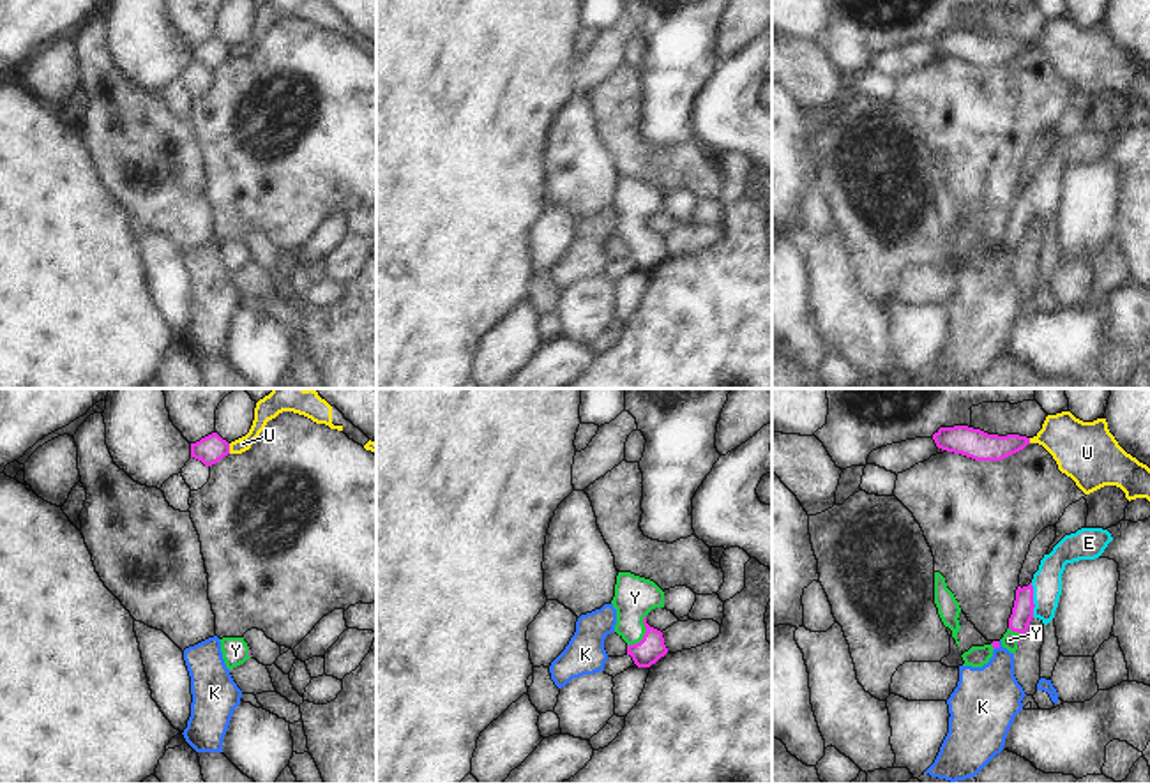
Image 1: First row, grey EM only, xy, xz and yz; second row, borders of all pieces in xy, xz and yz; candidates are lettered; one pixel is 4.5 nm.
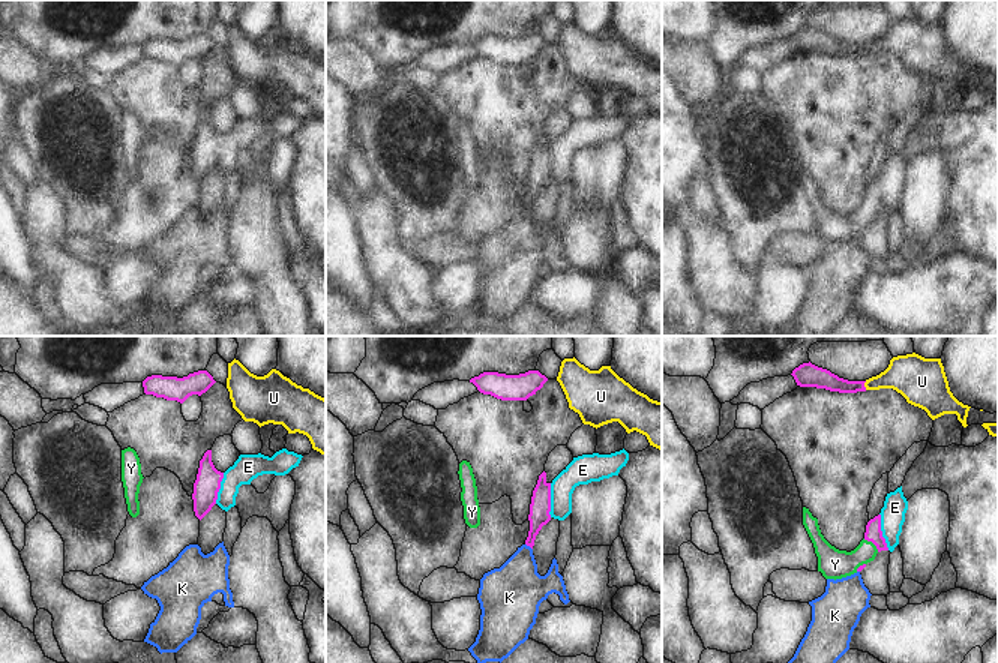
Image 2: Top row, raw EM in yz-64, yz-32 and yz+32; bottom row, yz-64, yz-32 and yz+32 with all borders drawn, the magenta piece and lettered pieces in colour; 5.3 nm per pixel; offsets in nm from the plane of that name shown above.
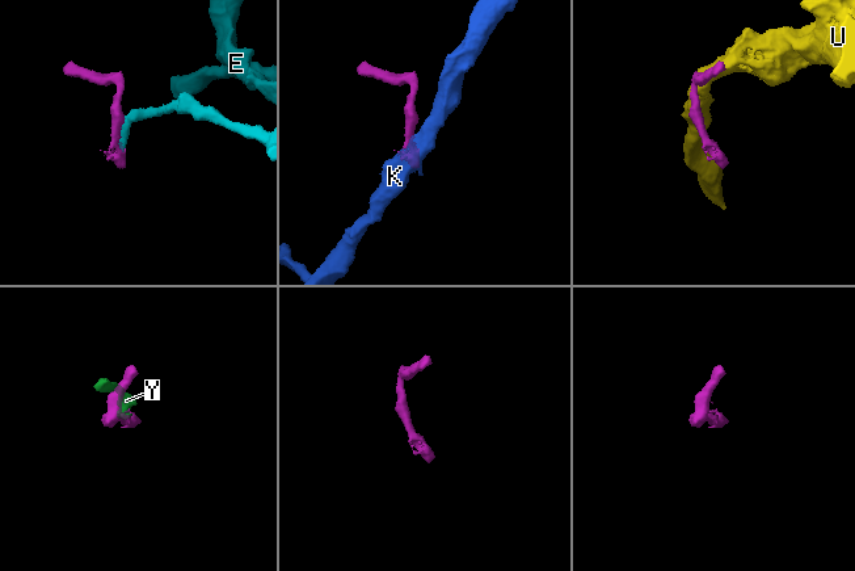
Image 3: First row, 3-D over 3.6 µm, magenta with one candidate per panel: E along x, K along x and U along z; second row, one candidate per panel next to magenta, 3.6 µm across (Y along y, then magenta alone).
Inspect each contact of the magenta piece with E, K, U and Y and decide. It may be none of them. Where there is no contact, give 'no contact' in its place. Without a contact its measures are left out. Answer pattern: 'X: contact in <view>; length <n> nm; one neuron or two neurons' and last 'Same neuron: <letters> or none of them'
E: contact in yz; length 160 nm; one neuron
K: contact in yz; length 40 nm; two neurons
U: contact in xy; length 50 nm; two neurons
Y: contact in xz; length 170 nm; one neuron
Same neuron: E, Y

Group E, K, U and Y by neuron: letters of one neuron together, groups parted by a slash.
E Y / K / U

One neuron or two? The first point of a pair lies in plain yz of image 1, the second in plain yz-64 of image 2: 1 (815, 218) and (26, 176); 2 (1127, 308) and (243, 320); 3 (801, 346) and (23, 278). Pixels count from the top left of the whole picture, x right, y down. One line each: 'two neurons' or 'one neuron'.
1: one neuron
2: two neurons
3: one neuron

